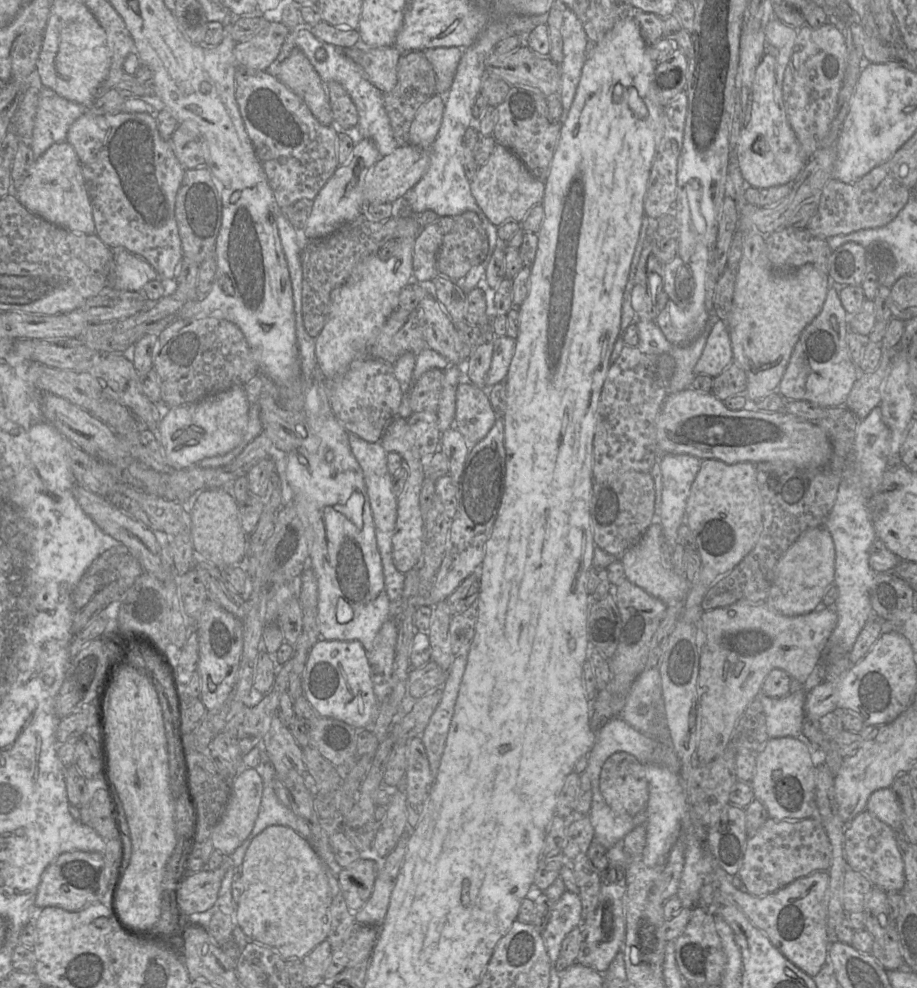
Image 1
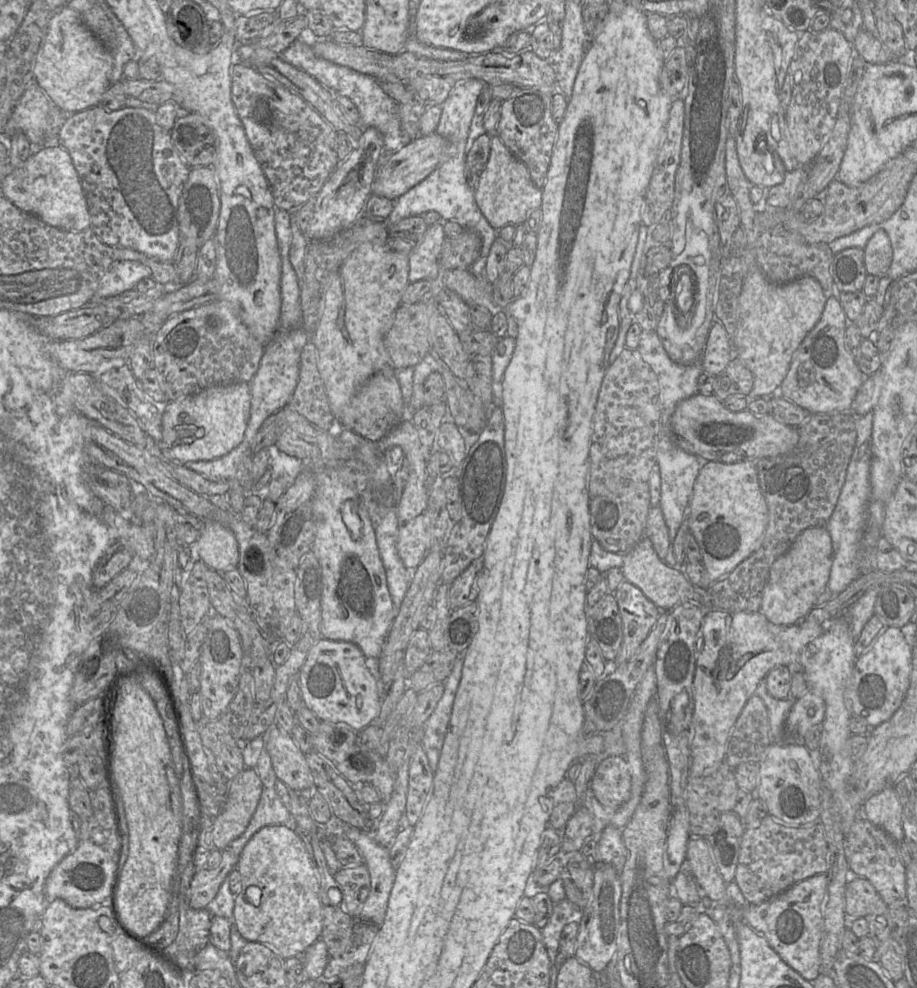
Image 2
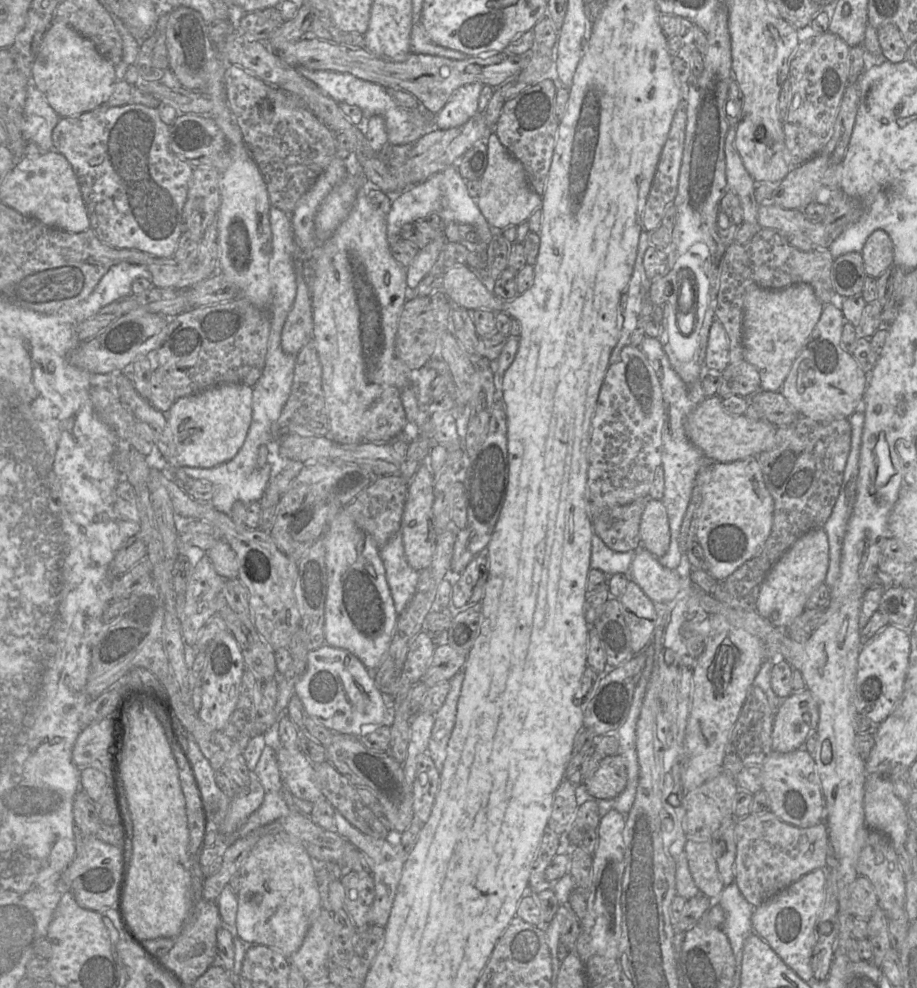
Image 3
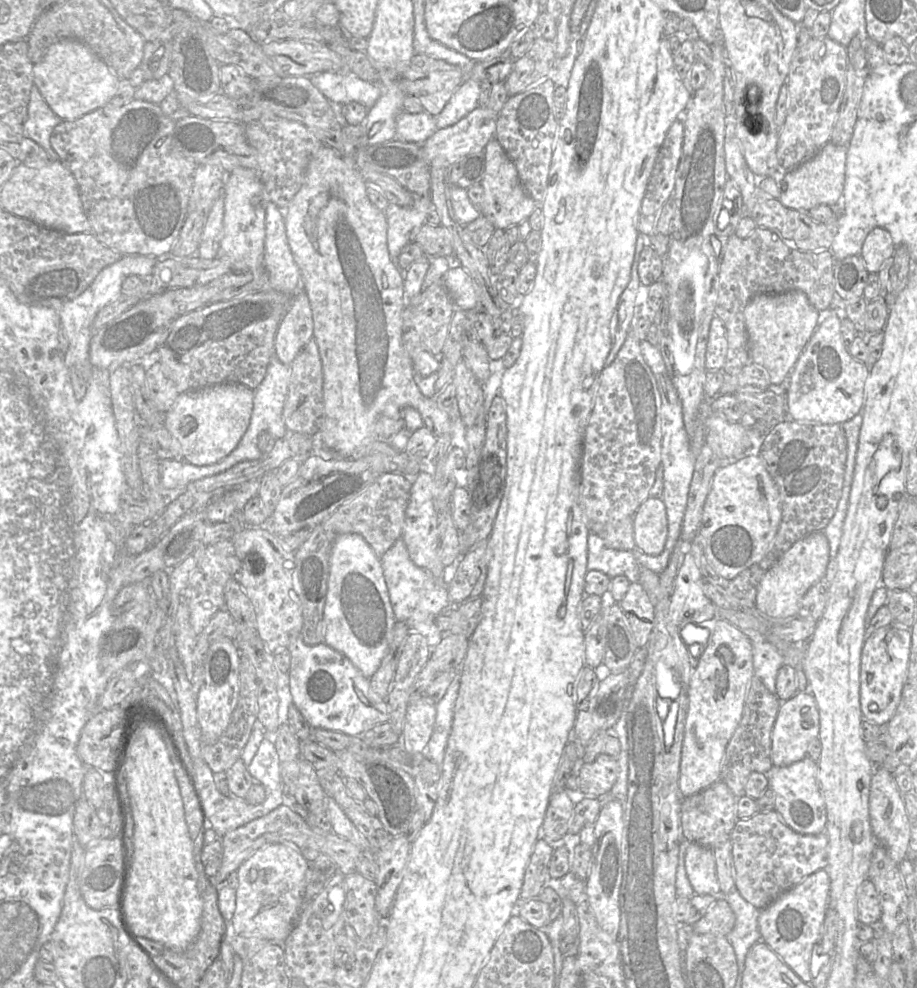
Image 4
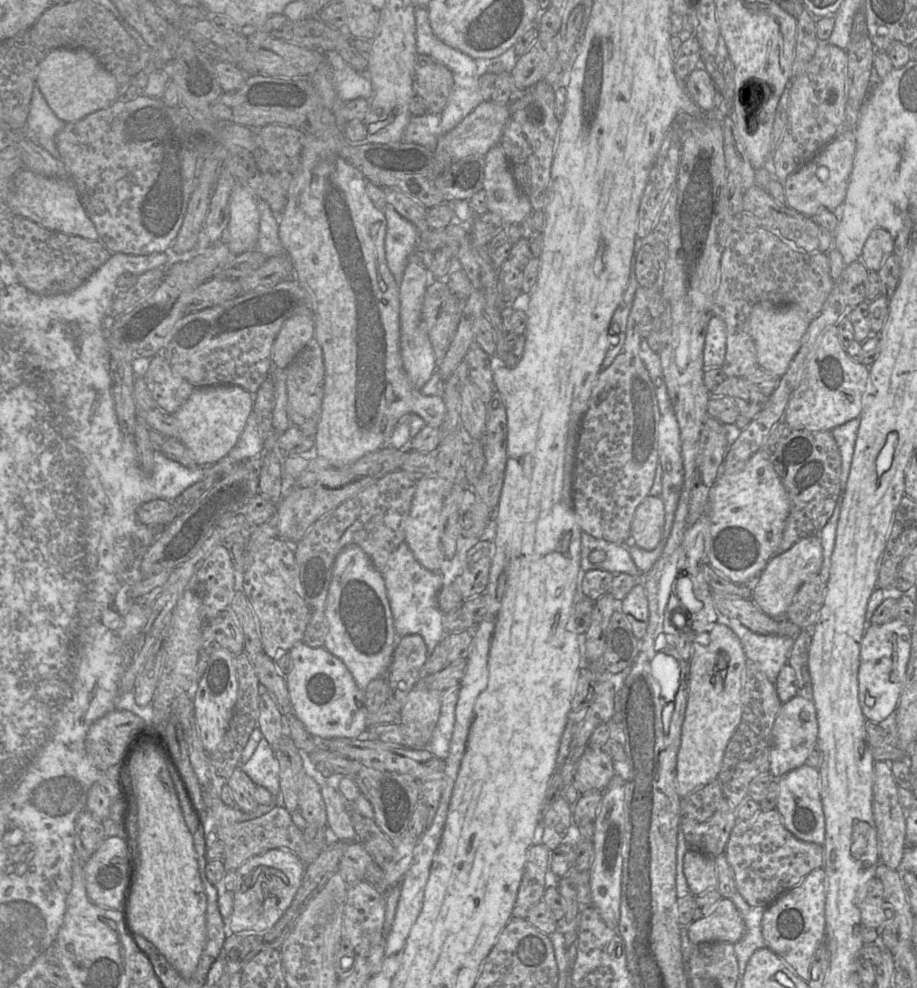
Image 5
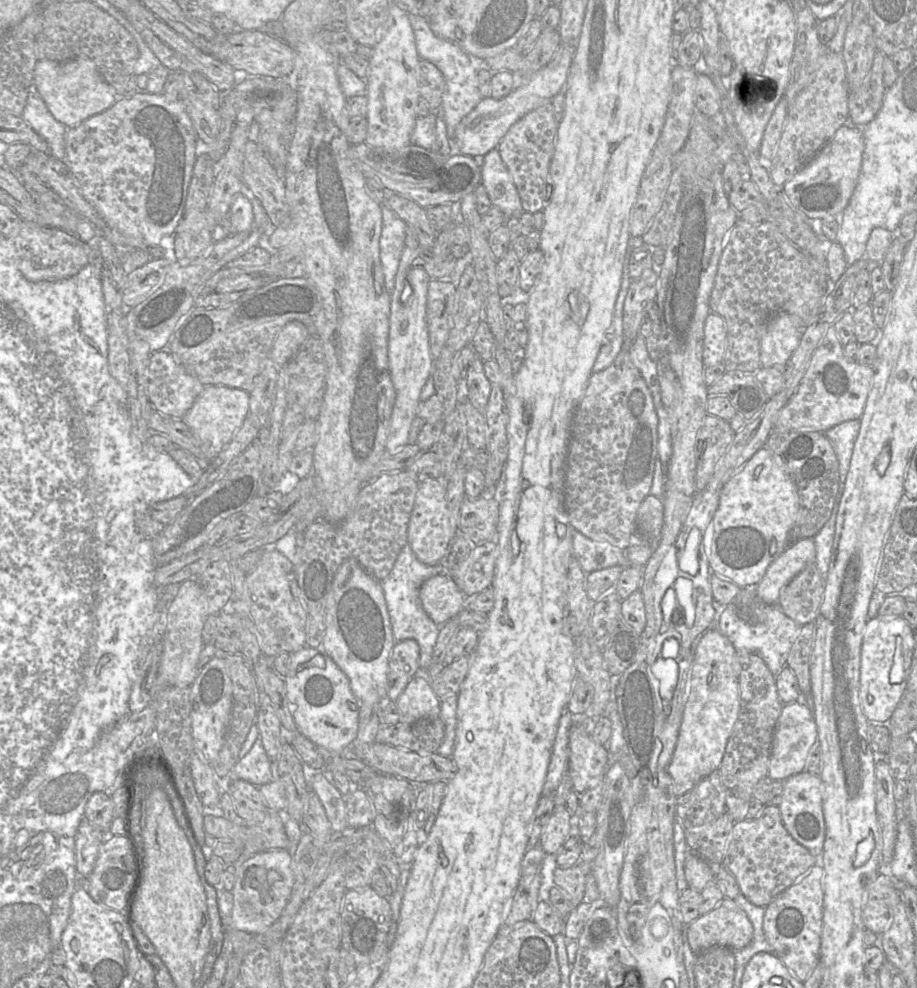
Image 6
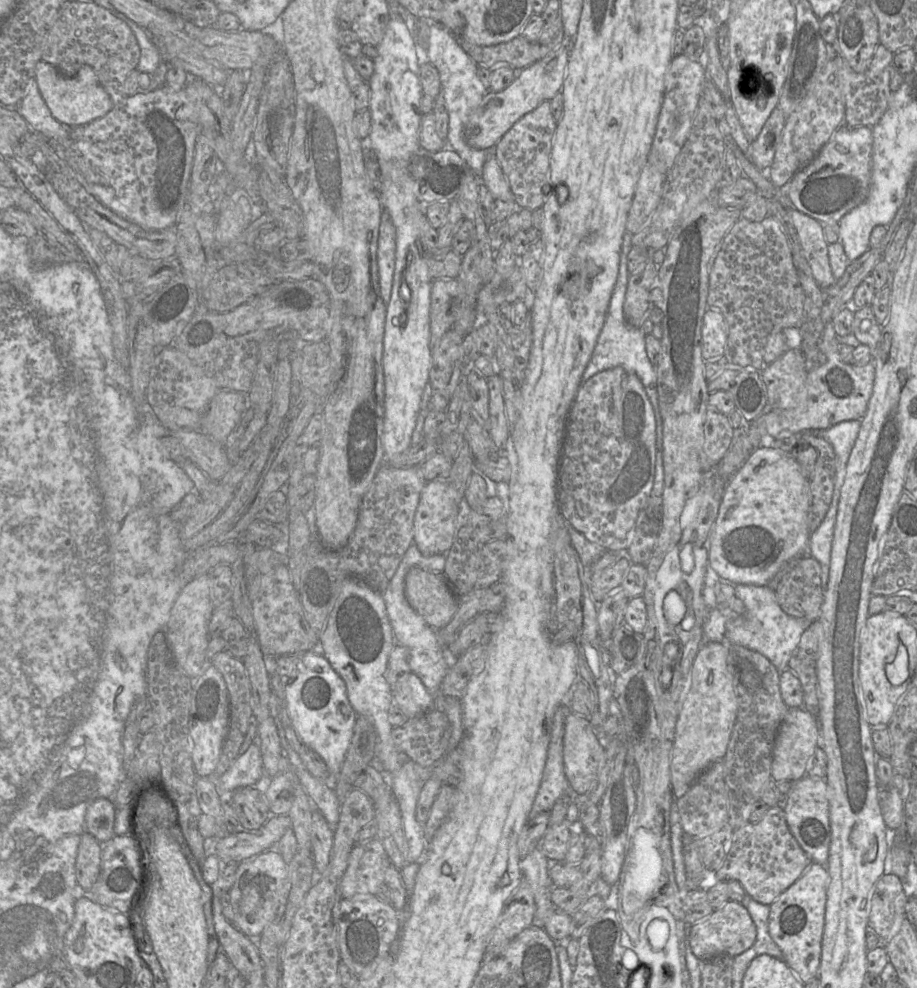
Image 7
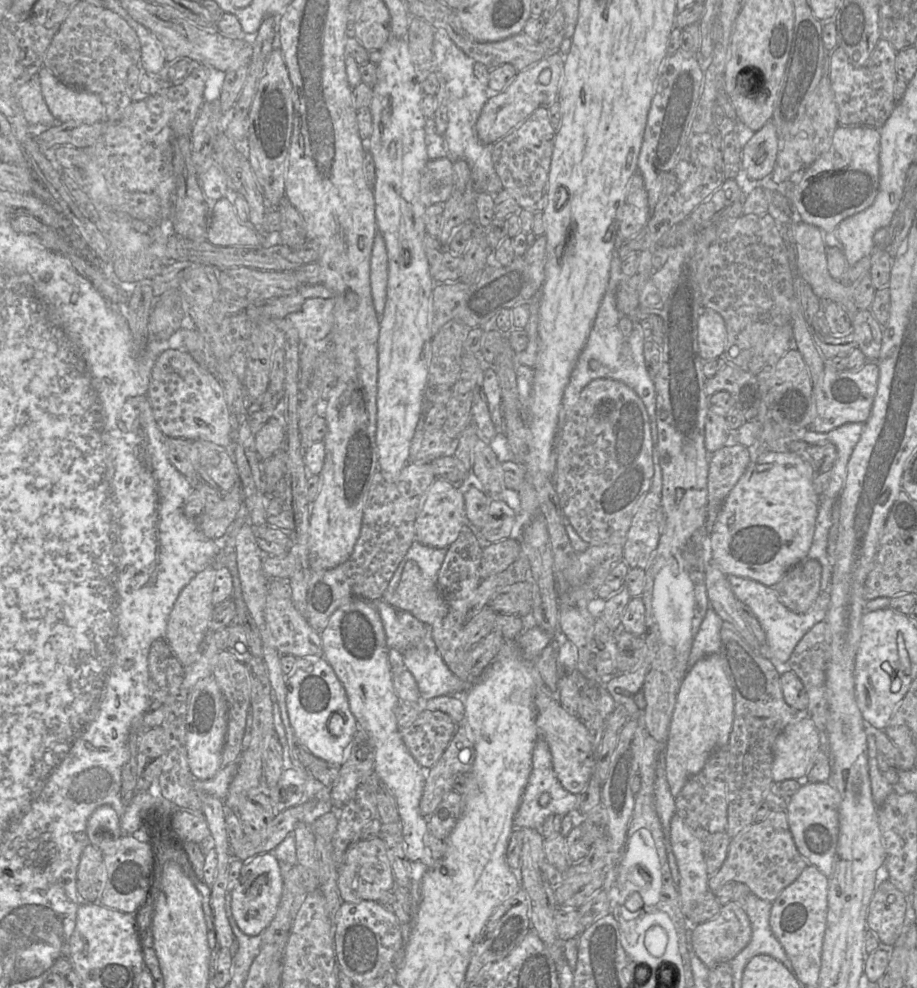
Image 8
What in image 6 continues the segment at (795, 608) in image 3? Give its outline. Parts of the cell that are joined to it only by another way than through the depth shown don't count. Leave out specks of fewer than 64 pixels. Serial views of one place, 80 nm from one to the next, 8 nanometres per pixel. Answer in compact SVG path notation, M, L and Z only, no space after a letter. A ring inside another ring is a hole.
M813 538L790 544L767 568L755 587L759 600L778 604L781 590L808 564L815 563L816 548Z

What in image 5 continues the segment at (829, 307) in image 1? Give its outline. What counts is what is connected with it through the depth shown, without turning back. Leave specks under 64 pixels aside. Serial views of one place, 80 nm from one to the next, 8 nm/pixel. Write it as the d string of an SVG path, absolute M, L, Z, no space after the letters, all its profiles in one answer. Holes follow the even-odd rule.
M837 326L828 327L808 360L799 385L792 393L782 421L794 429L831 431L861 416L870 368L853 361L838 339Z

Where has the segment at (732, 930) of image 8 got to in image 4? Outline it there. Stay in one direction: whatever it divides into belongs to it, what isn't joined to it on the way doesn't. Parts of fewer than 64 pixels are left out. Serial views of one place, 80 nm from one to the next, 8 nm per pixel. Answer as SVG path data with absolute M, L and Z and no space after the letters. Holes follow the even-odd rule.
M717 897L707 913L698 920L691 931L696 934L727 936L735 924L735 915L723 897Z

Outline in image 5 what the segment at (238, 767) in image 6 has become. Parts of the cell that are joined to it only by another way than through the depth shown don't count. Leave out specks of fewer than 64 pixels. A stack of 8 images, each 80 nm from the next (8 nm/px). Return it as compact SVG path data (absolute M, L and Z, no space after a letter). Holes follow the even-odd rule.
M261 738L251 758L241 766L256 785L265 787L280 802L279 765L274 748Z

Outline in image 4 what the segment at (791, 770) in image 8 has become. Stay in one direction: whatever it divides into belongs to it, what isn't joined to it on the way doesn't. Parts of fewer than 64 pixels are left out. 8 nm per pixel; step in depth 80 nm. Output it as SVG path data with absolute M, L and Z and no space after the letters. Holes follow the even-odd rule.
M797 691L794 696L781 702L771 733L771 760L774 766L788 766L807 756L809 743L819 735L819 711L811 693Z

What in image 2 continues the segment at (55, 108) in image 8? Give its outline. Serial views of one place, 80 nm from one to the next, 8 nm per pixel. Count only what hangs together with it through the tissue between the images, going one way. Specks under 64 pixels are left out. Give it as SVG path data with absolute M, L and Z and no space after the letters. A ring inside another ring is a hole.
M67 5L54 12L33 69L34 81L50 101L66 114L93 108L112 85L112 52L83 24L79 14Z

